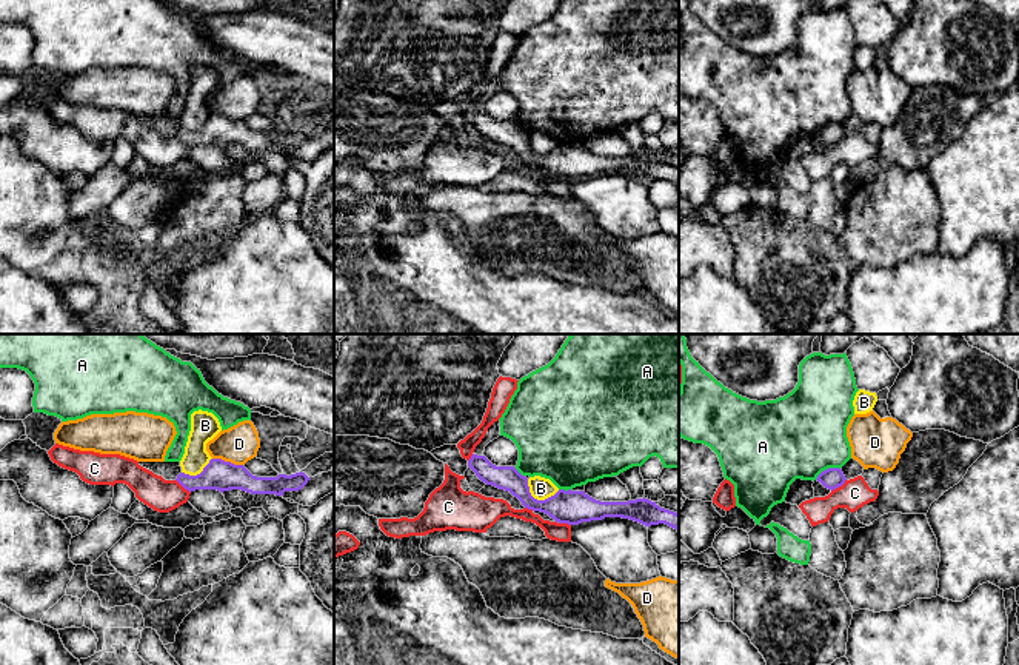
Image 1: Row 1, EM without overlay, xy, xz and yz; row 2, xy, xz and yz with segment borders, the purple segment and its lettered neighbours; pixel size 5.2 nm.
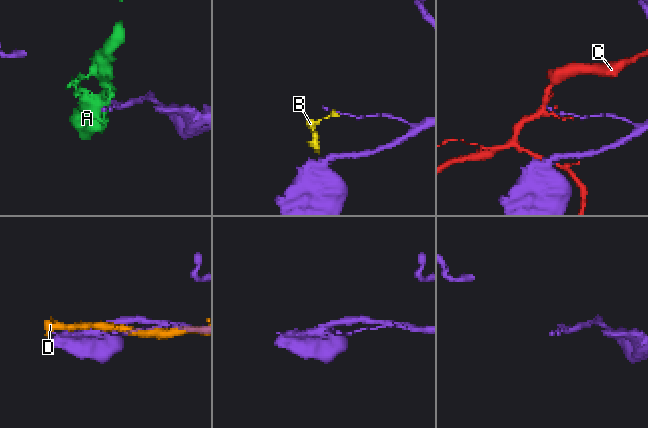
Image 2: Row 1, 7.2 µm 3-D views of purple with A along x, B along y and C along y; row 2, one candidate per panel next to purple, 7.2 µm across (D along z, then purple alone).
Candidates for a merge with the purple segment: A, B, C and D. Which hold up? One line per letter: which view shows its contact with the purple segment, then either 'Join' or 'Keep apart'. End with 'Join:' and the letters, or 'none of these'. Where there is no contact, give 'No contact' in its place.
A: Touches purple in yz. Keep apart
B: Touches purple in xz. Keep apart
C: Touches purple in yz. Keep apart
D: Touches purple in xy. Keep apart
Join: none of these

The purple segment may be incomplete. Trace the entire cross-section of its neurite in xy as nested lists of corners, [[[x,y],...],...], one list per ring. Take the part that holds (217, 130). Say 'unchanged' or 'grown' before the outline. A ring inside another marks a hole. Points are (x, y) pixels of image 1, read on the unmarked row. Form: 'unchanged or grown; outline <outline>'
unchanged; outline [[[211,114],[200,129],[189,131],[180,128],[175,135],[189,148],[195,145],[217,145],[220,148],[242,145],[251,149],[283,151],[285,146],[302,145],[309,134],[311,132],[302,126],[291,131],[279,129],[277,132],[257,132],[243,120]]]

